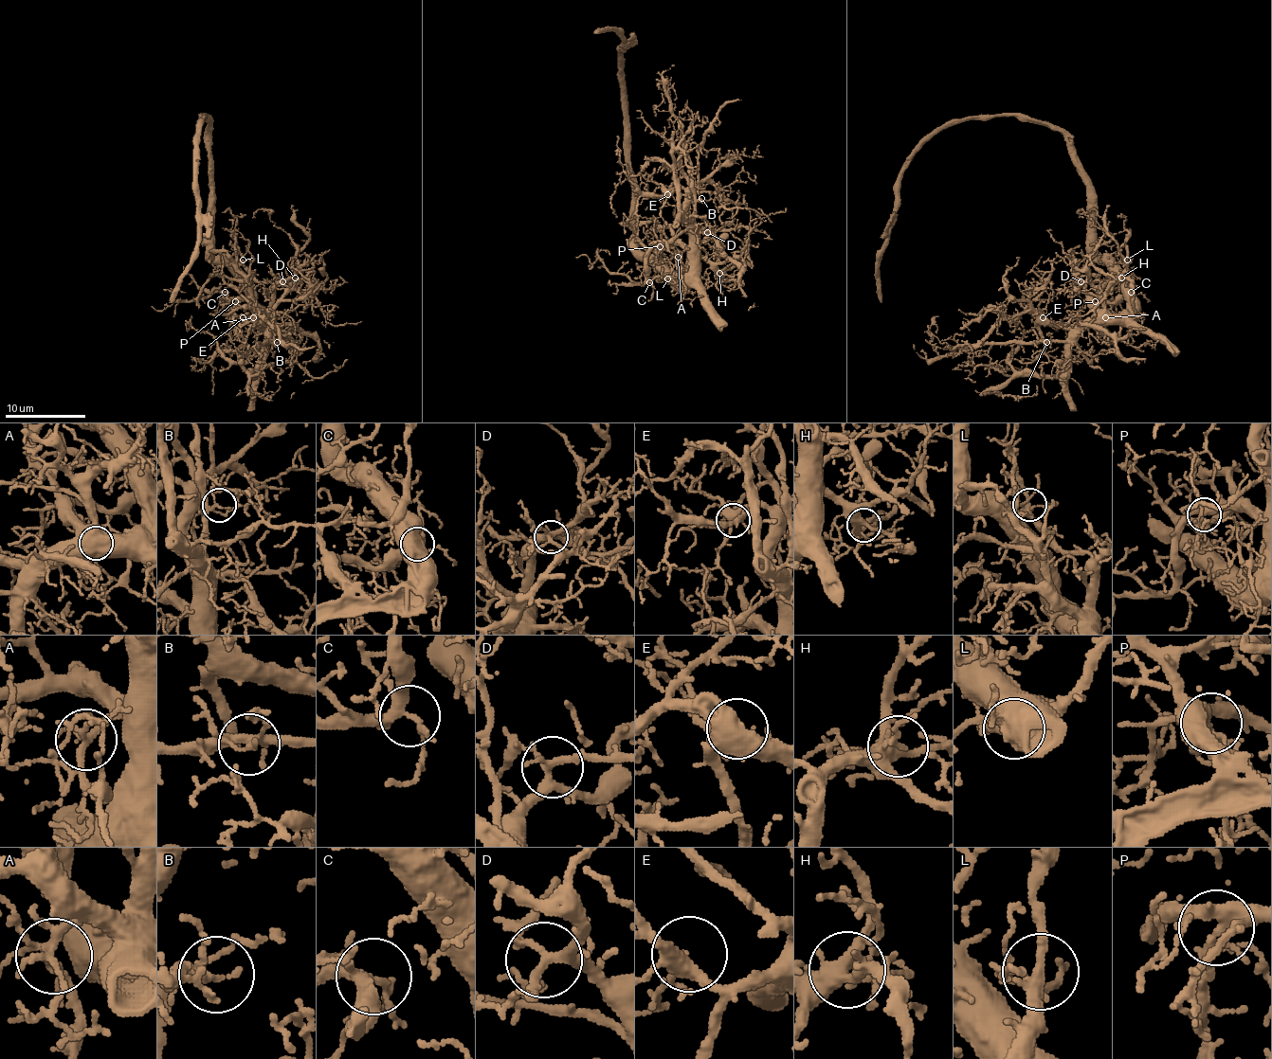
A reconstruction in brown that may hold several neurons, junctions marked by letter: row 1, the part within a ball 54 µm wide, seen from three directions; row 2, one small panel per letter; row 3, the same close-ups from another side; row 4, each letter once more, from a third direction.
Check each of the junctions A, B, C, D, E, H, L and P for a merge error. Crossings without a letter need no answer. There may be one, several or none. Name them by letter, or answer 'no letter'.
no letter

